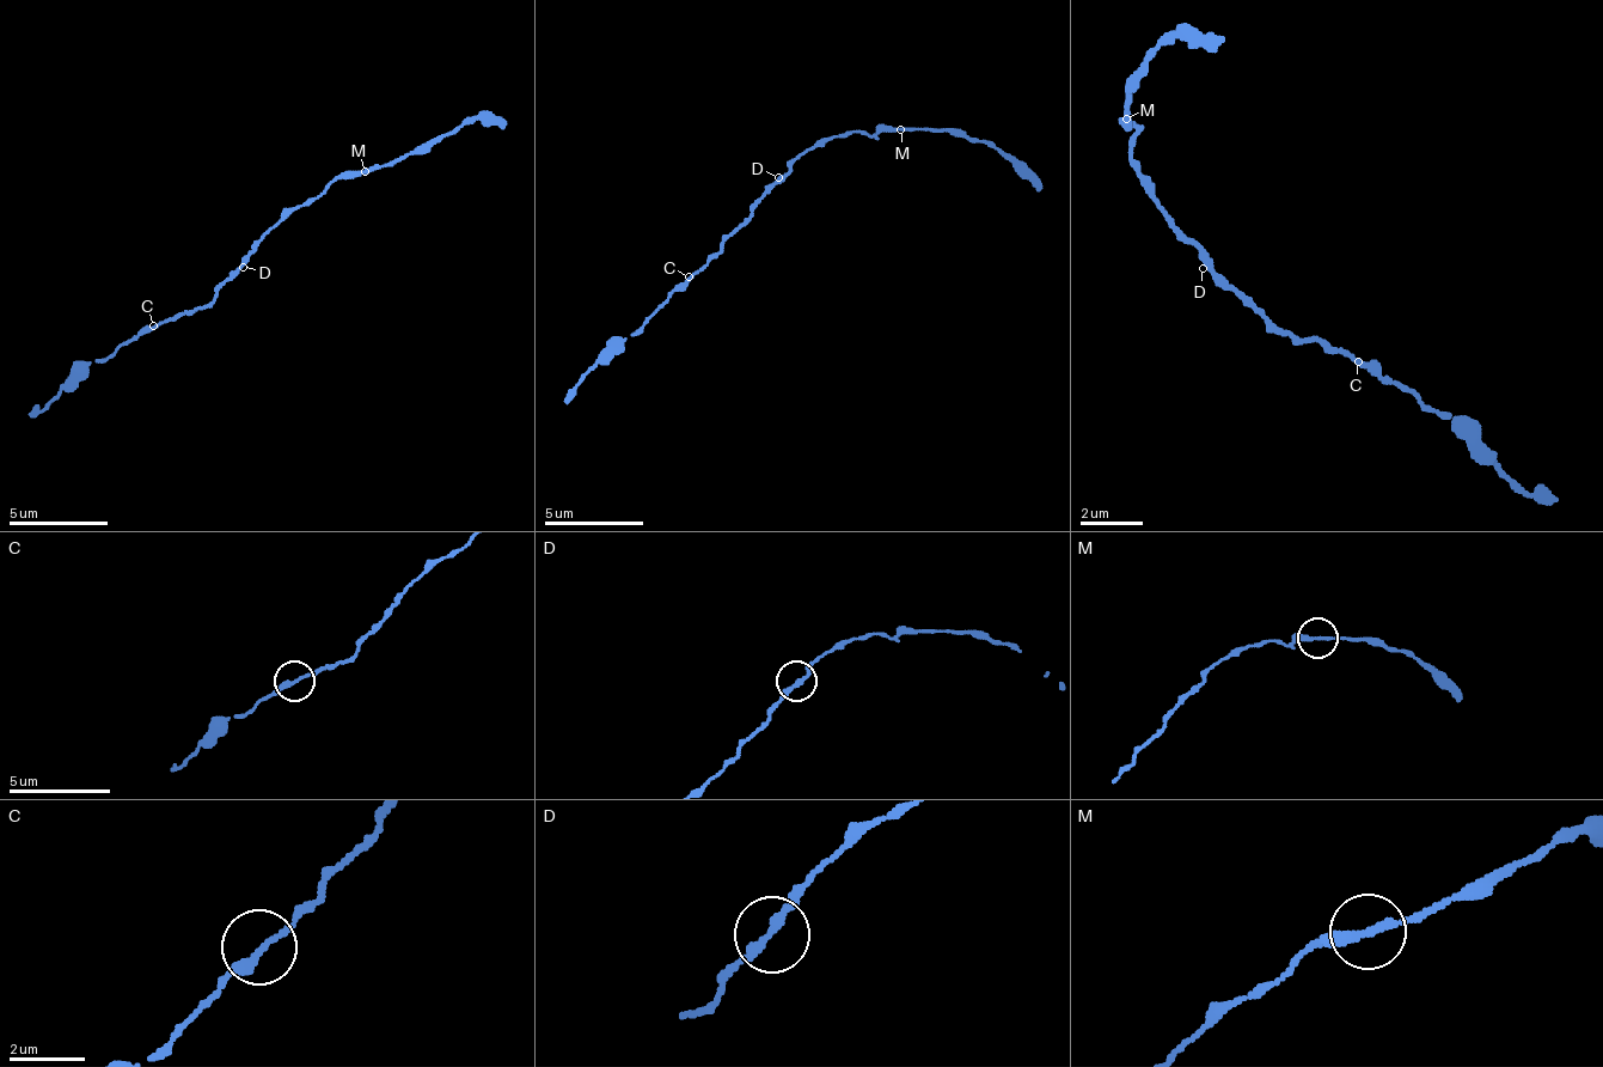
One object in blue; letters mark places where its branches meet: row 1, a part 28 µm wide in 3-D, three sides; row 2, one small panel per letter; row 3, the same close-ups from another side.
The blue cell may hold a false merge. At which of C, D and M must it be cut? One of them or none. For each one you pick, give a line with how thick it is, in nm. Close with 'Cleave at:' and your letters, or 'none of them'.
M: Thickness 220 nm
Cleave at: M

